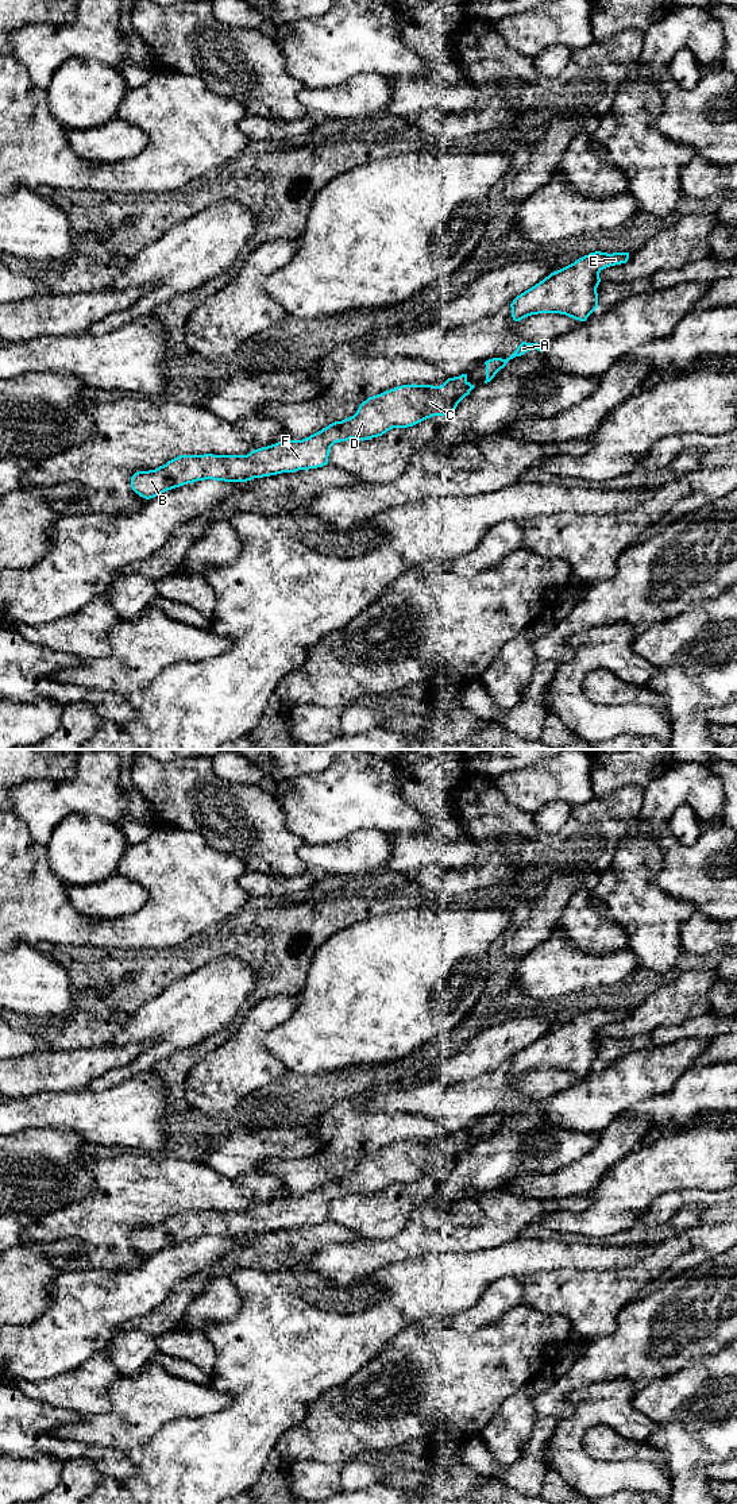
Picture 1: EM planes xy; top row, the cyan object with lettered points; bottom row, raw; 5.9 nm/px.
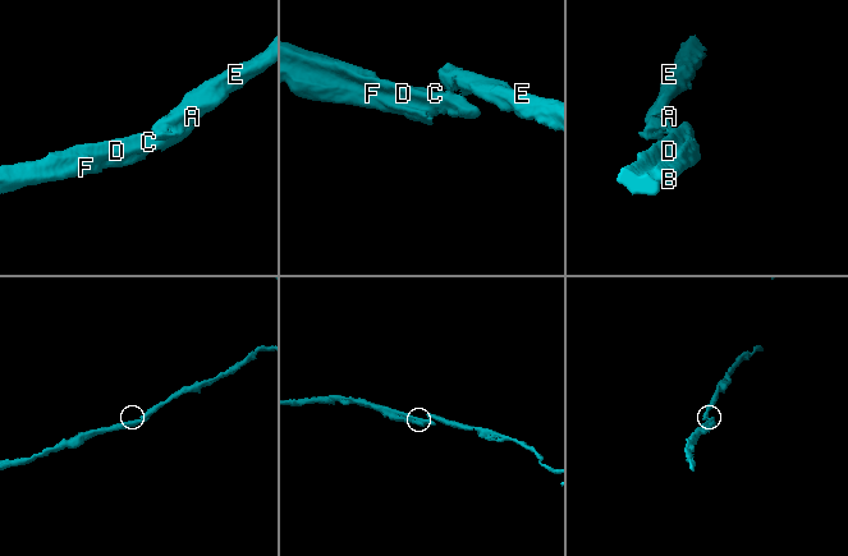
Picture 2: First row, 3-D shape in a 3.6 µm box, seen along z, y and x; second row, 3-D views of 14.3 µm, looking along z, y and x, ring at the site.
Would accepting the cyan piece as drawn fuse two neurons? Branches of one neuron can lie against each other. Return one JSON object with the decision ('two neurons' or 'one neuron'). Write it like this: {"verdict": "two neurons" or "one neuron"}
{"verdict": "two neurons"}

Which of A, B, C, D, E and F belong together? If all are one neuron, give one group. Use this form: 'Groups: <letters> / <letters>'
Groups: A E / B C D F

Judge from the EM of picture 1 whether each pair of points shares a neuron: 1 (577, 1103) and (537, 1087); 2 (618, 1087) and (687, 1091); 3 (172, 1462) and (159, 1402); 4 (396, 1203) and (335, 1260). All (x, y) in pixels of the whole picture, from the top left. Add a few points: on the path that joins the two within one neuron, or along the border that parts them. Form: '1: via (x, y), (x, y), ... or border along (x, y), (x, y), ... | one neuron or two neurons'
1: border along (583, 1078), (578, 1083), (552, 1095), (544, 1103) | two neurons
2: border along (694, 1068), (689, 1068), (670, 1090), (641, 1102) | two neurons
3: border along (196, 1418), (169, 1420), (143, 1447) | two neurons
4: border along (394, 1234), (386, 1238), (363, 1238) | two neurons

